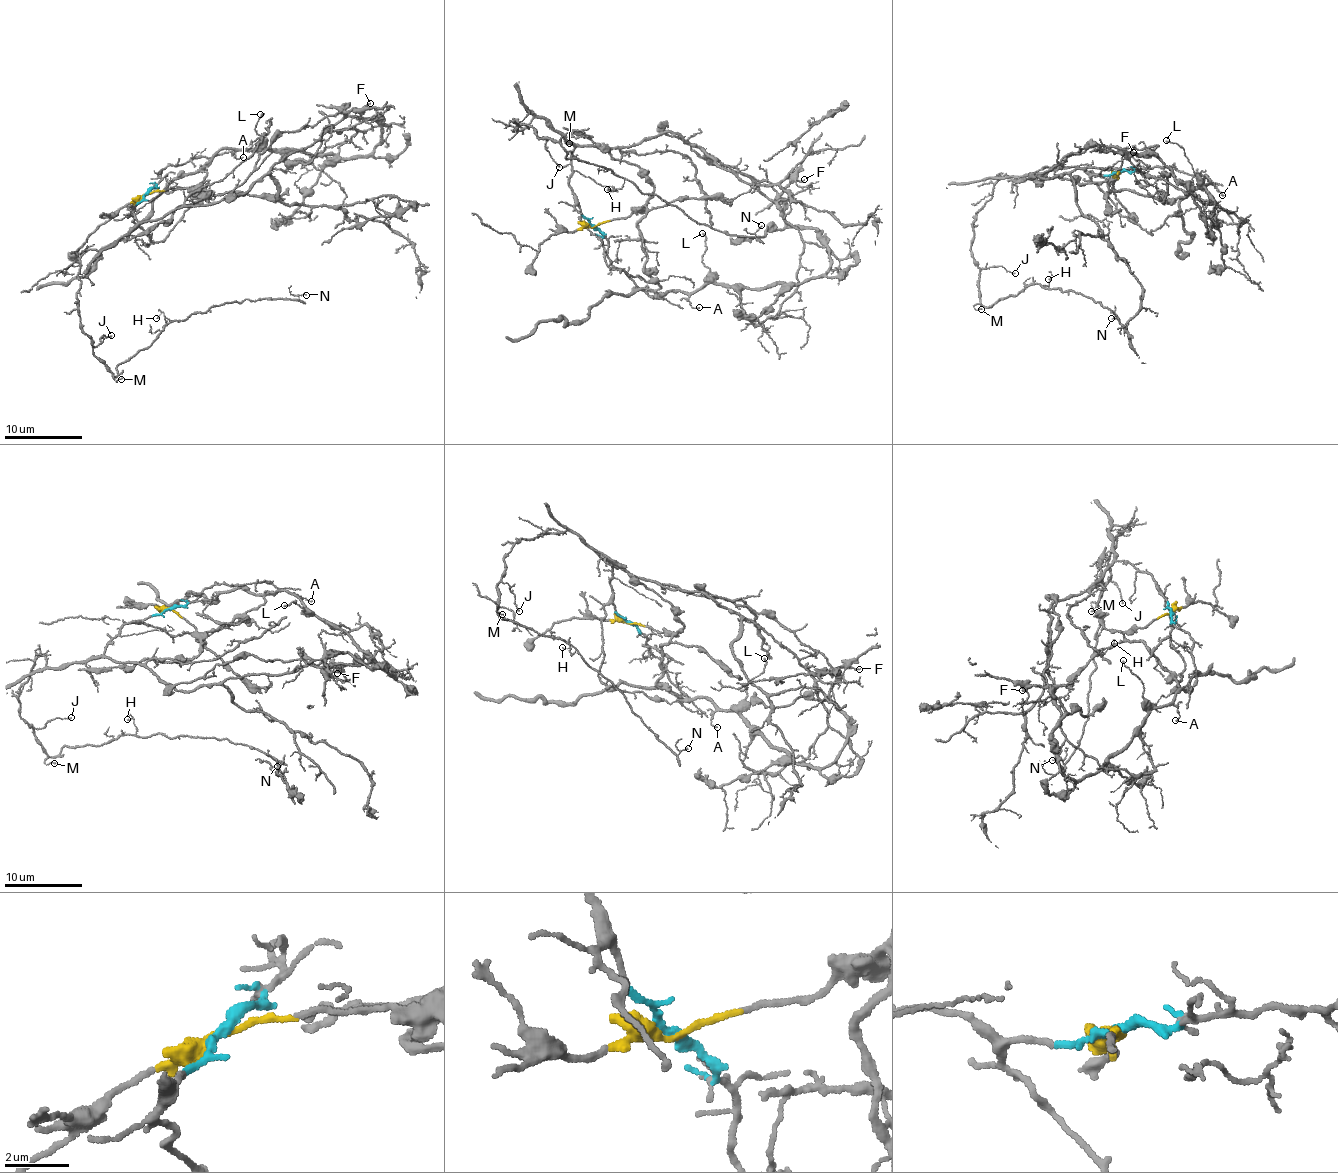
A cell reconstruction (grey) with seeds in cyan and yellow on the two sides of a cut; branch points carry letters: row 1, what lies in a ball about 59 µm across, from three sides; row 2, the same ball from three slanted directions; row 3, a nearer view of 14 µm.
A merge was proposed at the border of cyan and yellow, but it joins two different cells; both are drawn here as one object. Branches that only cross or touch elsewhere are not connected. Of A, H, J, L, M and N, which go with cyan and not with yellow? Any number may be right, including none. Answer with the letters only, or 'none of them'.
H, J, M, N

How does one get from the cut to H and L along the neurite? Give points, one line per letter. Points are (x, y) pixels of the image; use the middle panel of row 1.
H: (592, 226), (569, 184), (573, 144), (542, 118), (520, 131), (515, 121), (625, 180), (607, 189)
L: (592, 226), (646, 207), (637, 224), (644, 271), (659, 293), (702, 287), (709, 269), (702, 233)

